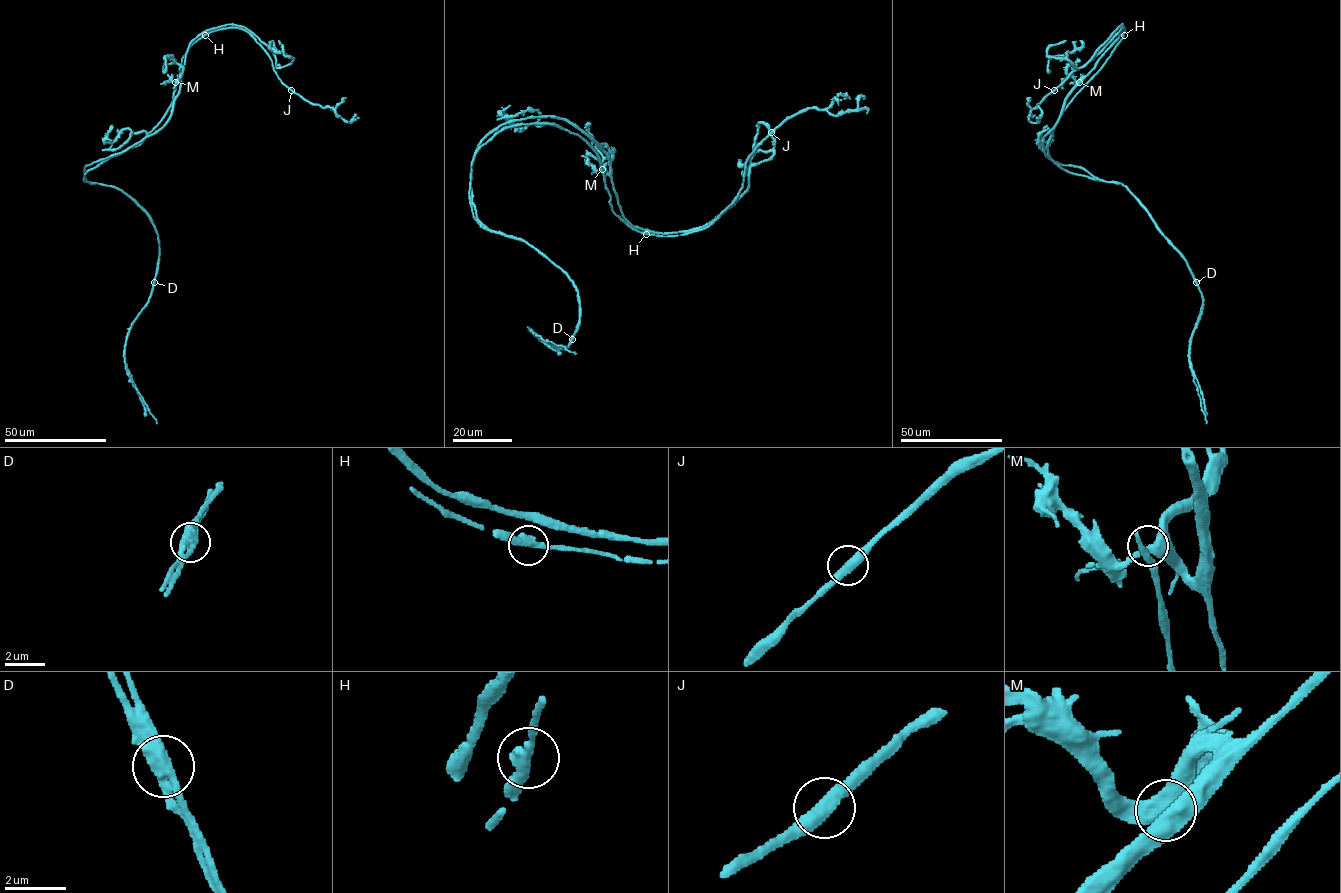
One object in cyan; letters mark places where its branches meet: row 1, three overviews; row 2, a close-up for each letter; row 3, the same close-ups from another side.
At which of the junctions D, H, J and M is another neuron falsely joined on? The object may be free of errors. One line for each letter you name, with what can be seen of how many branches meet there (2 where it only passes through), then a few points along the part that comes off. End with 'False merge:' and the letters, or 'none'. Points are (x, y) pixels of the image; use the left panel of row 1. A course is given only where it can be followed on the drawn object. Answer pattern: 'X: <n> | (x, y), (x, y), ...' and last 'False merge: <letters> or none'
D: 2 | (154, 282), (149, 215), (83, 180), (157, 125), (194, 43), (246, 31), (295, 93), (349, 122), (355, 114)
False merge: D

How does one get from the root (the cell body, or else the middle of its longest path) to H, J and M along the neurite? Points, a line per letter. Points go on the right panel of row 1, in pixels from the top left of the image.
H: (1045, 154), (1115, 182), (1062, 169), (1049, 156), (1048, 142), (1065, 109), (1124, 35)
J: (1045, 154), (1043, 140), (1057, 122), (1066, 97), (1119, 37), (1122, 24), (1096, 55), (1054, 90)
M: (1045, 154), (1044, 137), (1057, 122), (1066, 97), (1079, 82)

